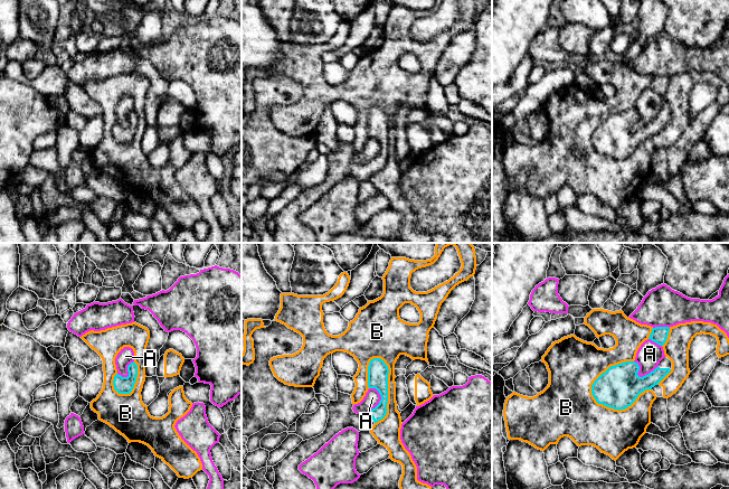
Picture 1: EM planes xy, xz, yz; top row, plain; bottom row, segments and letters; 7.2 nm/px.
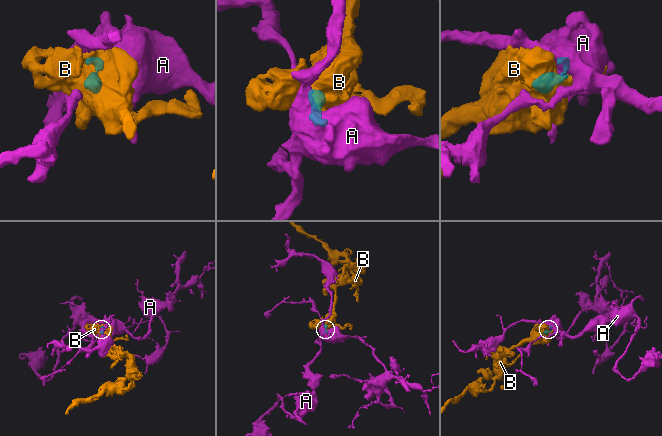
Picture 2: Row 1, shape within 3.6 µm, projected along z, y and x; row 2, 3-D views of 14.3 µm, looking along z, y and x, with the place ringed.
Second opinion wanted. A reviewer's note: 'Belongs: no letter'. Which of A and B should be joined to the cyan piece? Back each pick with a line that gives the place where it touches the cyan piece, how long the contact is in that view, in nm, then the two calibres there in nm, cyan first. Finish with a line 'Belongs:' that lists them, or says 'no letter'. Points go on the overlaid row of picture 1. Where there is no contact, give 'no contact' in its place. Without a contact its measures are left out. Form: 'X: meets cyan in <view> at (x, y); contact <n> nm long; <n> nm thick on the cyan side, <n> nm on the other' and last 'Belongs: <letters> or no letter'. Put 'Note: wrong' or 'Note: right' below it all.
Belongs: no letter
Note: right

